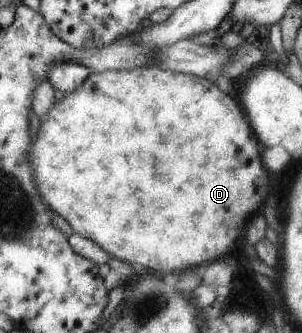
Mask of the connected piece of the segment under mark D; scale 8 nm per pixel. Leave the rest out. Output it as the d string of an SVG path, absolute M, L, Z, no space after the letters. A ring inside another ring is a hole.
M147 65L134 69L92 72L79 88L65 94L61 102L56 102L40 121L41 129L34 146L30 147L28 159L34 168L36 187L42 201L51 212L61 215L65 221L70 222L74 233L95 241L111 256L124 260L128 264L141 264L155 272L181 273L195 265L212 263L215 258L219 258L221 254L227 254L235 246L237 238L243 234L243 226L245 226L245 220L249 218L249 212L253 214L263 204L263 198L269 192L267 169L261 164L259 142L251 134L249 122L245 120L237 100L233 100L229 94L219 92L219 88L213 82L209 82L208 78L203 80L189 73L178 73Z

